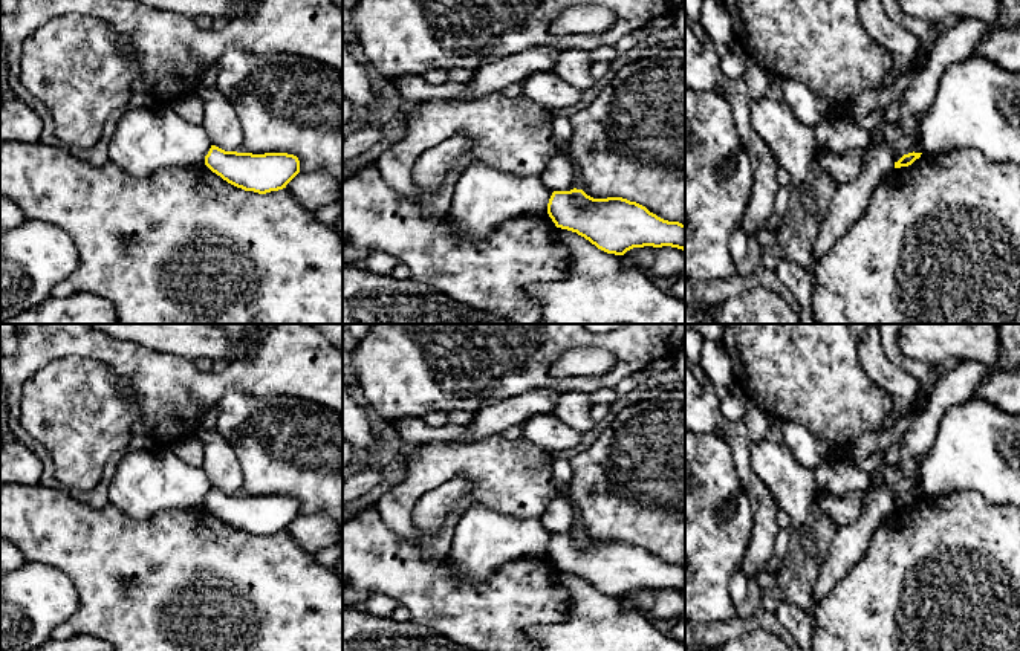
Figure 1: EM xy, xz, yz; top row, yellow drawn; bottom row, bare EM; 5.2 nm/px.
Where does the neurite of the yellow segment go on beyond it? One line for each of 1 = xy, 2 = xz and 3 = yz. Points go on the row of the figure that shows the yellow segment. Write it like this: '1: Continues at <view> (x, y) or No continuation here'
1: No continuation here
2: No continuation here
3: No continuation here

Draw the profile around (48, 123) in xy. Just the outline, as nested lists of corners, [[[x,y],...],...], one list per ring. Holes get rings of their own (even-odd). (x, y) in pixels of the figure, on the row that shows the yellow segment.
[[[40,108],[40,112],[41,112],[41,119],[43,119],[44,144],[52,145],[52,147],[61,147],[61,144],[54,134],[54,119],[50,113],[46,108]]]

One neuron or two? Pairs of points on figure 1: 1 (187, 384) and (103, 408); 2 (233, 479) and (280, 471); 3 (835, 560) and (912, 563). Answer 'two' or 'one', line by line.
1: two
2: two
3: two

